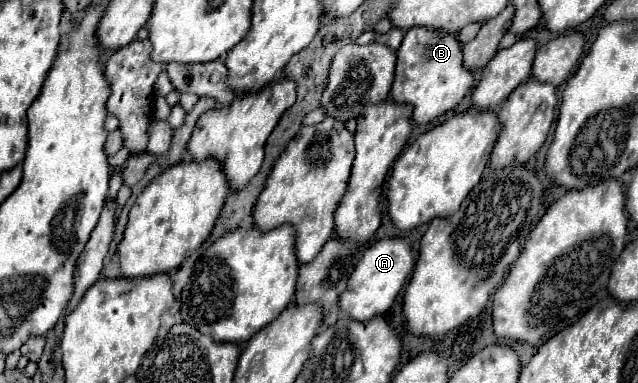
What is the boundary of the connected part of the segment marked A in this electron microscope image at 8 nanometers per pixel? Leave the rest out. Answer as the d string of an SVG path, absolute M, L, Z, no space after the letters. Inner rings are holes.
M382 238L374 242L364 256L358 260L346 290L340 294L340 308L354 320L370 320L378 314L384 314L394 304L398 292L402 290L408 274L414 268L414 252L410 238Z

